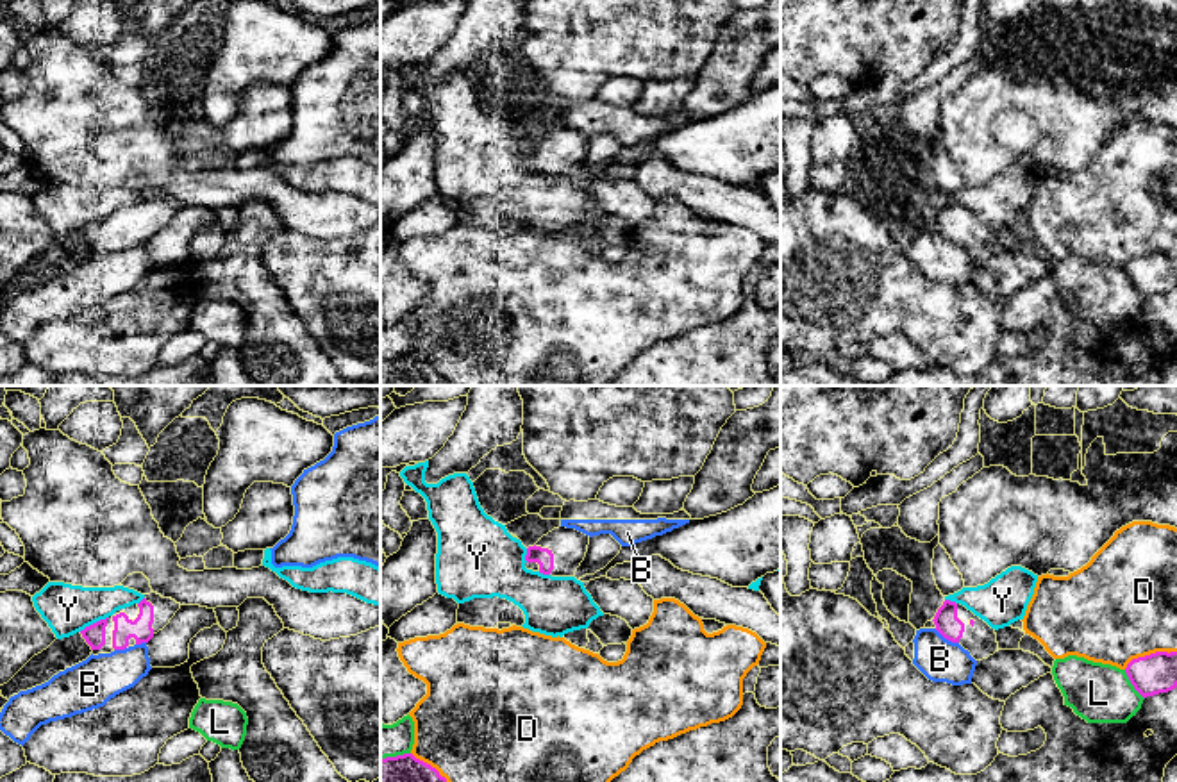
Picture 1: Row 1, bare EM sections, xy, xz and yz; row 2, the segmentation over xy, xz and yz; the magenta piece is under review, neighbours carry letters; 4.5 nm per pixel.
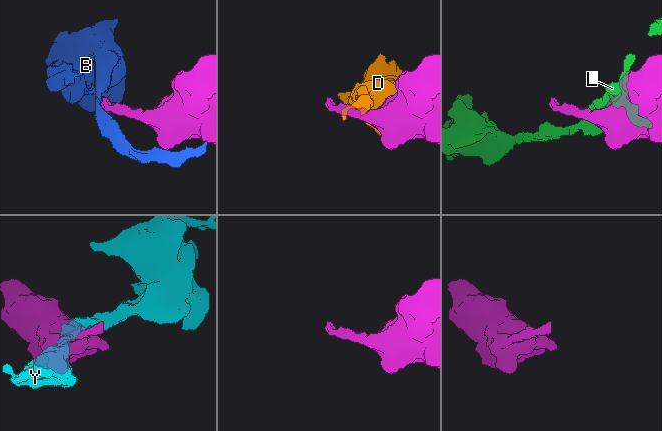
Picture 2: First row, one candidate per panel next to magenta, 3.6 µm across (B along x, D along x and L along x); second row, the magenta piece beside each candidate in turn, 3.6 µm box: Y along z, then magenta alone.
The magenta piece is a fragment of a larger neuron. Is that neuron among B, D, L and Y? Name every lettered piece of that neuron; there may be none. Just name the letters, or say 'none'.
none

